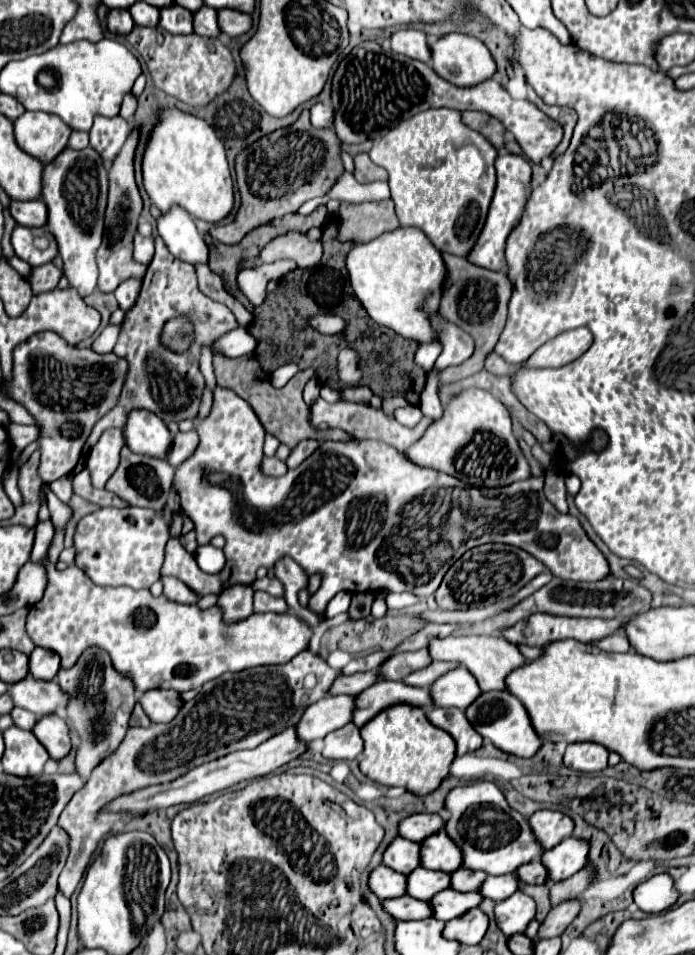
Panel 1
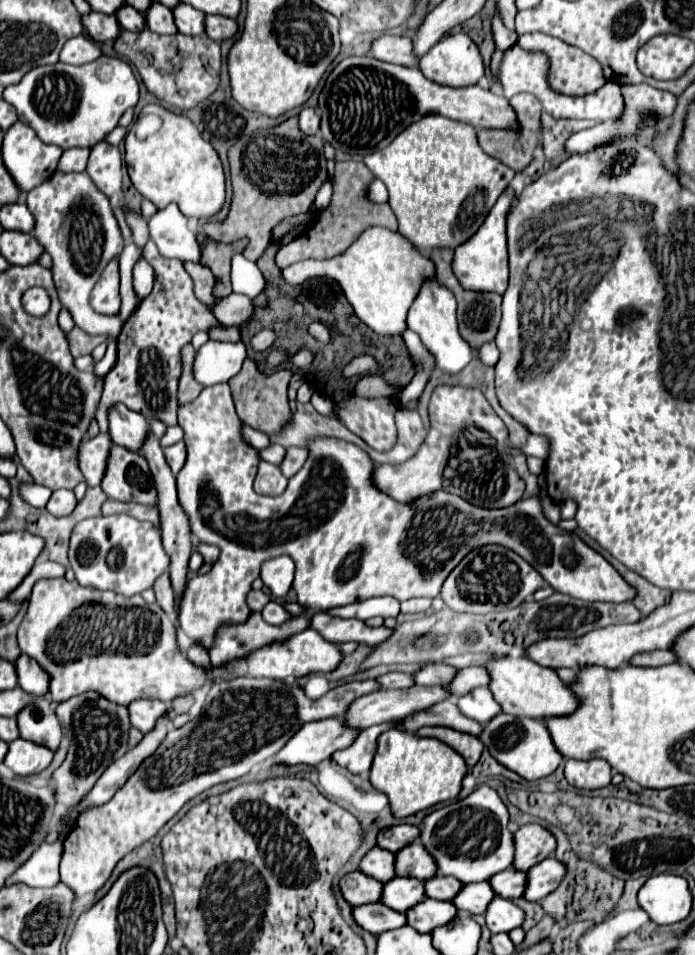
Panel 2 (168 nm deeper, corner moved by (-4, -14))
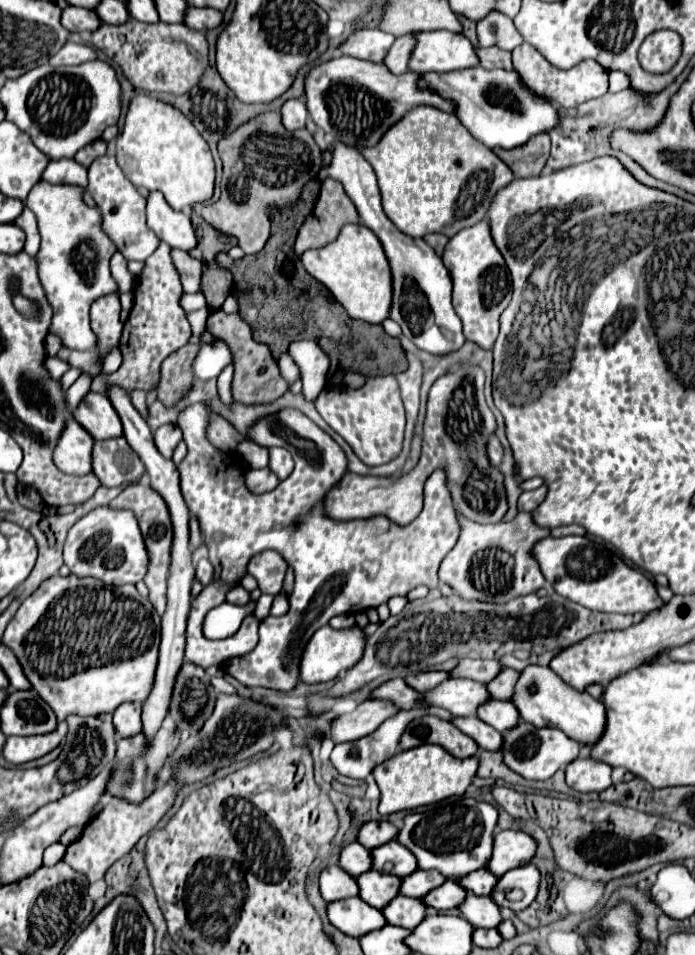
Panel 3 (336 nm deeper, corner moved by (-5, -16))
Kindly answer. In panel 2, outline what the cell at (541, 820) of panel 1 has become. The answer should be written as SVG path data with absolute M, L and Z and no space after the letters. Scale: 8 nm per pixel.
M540 824L520 826L512 836L514 836L514 862L512 862L514 870L526 872L556 848L554 836Z

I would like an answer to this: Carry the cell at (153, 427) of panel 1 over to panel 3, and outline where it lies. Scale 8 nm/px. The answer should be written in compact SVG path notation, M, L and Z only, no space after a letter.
M91 392L73 414L95 440L123 436L121 418L117 418L117 410L113 404L109 404L109 398L105 394Z

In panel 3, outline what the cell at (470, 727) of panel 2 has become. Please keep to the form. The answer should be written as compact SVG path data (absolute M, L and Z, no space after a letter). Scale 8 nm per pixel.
M469 716L469 718L453 718L451 720L463 734L471 736L479 748L483 750L499 750L501 748L501 732L497 732L495 728L491 728L489 724L485 724L483 720L479 720L477 716Z

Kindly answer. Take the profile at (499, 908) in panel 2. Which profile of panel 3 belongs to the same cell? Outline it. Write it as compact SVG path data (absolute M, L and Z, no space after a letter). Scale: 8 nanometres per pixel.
M467 896L459 906L465 920L477 928L497 928L503 922L501 908L489 896Z

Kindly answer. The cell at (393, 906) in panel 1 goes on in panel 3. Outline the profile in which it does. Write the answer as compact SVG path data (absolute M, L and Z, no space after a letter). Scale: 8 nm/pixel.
M361 898L331 902L327 906L327 914L329 914L331 924L335 924L341 932L345 932L353 938L365 936L365 934L385 926L385 916L381 916L381 910L371 908Z

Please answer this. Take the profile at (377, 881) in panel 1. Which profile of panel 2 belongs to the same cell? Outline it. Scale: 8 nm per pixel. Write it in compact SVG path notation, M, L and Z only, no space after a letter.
M350 872L340 878L340 892L344 900L352 906L368 904L368 902L378 902L380 898L380 882L374 878L368 878L362 872Z

